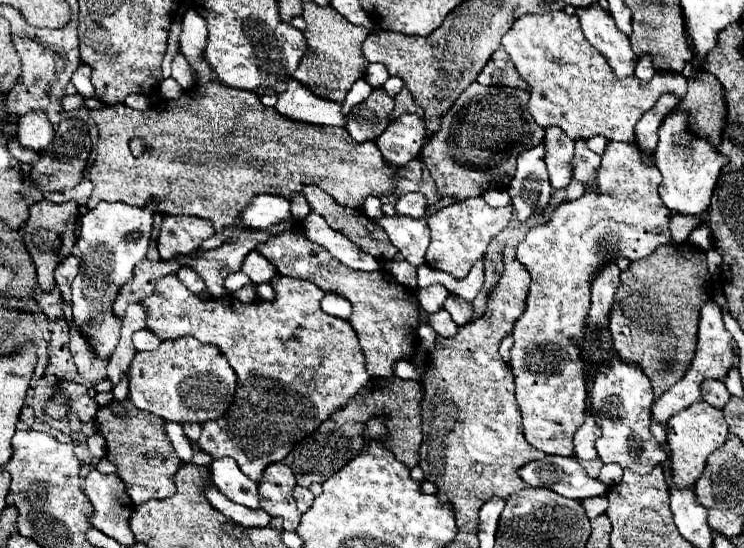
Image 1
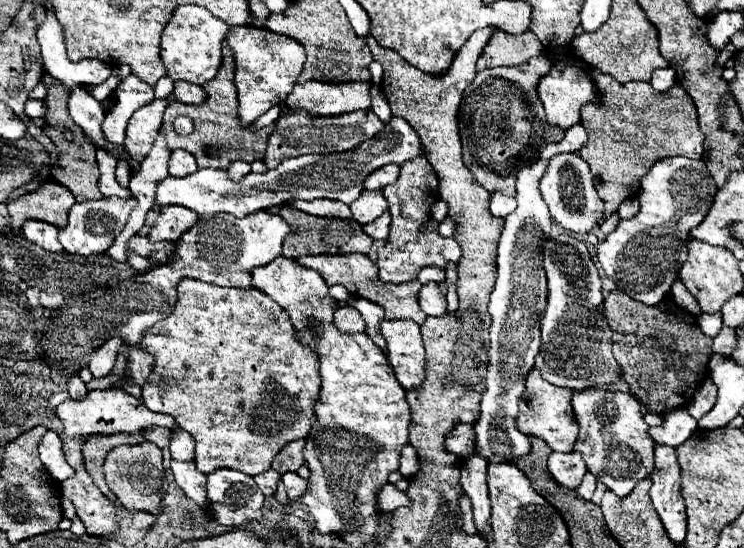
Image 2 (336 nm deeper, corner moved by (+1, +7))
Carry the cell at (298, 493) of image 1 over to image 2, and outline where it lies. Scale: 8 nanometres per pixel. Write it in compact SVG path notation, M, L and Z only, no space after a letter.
M285 472L281 476L281 480L283 480L285 488L287 488L289 500L299 500L307 492L307 482L297 472Z

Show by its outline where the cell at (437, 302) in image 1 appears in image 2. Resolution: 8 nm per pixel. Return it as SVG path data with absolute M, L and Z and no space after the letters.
M431 282L419 290L419 306L427 316L443 316L447 312L445 296L439 290L439 284Z

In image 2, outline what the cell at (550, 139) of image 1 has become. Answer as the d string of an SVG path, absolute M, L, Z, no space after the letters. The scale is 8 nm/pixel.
M557 154L549 160L547 172L541 178L541 194L549 206L549 212L555 222L559 222L565 230L575 234L587 234L601 218L603 218L603 202L597 196L593 186L593 178L587 162L579 154Z

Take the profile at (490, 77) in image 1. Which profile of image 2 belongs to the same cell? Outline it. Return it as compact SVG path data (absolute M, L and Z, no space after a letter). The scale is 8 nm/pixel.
M495 30L489 44L485 46L483 54L477 60L477 70L487 70L495 66L519 66L533 56L543 52L543 44L531 30L523 34L507 34L503 30Z

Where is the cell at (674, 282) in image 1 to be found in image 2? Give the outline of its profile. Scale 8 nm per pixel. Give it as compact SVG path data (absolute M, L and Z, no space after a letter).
M613 290L605 298L605 318L613 334L613 354L623 366L625 382L633 396L647 410L667 414L679 406L687 406L695 388L707 378L707 362L711 356L713 338L705 336L697 324L683 324L673 312L663 312L665 300L659 306L643 306L635 298Z

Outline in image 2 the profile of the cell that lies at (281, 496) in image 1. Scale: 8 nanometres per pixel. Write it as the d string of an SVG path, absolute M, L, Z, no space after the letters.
M269 468L267 472L263 472L263 474L257 474L257 476L255 476L257 486L277 486L277 484L279 484L279 480L281 480L281 474L279 474L277 470L273 470L273 468Z

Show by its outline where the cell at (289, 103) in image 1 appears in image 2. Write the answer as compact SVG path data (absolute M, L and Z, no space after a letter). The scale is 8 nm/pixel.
M307 80L303 84L295 84L285 100L285 106L299 106L315 116L339 116L345 112L371 108L369 88L369 82L327 84L319 80Z

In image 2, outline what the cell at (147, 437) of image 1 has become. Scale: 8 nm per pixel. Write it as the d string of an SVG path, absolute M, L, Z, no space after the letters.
M135 444L135 446L117 446L113 448L103 464L105 480L109 490L117 496L117 500L131 512L143 510L151 514L161 512L161 498L167 490L167 478L165 478L165 468L163 468L163 456L161 450L151 444Z

